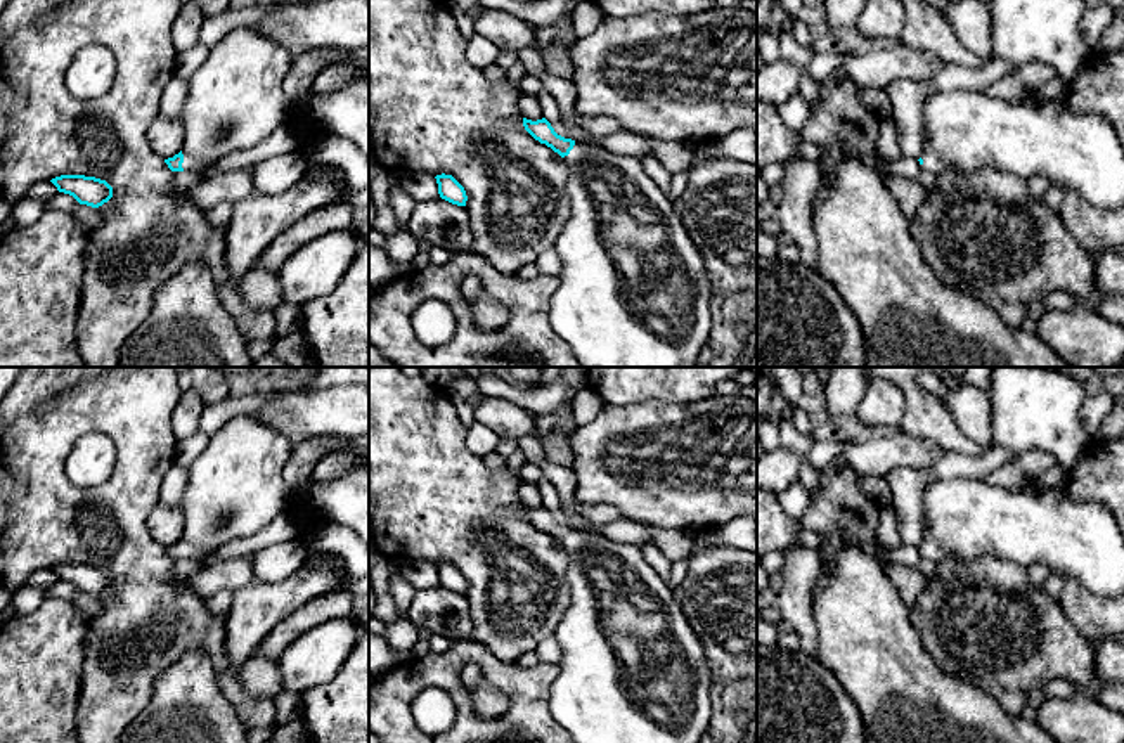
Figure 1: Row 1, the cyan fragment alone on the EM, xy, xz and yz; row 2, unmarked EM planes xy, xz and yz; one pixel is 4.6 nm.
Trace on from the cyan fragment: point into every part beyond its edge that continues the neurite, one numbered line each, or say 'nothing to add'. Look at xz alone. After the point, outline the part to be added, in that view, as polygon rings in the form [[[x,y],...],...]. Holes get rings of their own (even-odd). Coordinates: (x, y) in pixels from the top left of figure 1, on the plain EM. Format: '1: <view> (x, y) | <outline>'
1: xz (633, 671) | [[[601,528],[575,530],[563,547],[568,552],[572,604],[554,632],[563,656],[551,688],[552,719],[573,743],[700,743],[710,729],[714,677],[677,594],[646,563],[639,546],[618,542]]]

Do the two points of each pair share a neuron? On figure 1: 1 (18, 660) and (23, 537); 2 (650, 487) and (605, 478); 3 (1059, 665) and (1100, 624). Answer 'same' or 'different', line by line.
1: different
2: same
3: different

